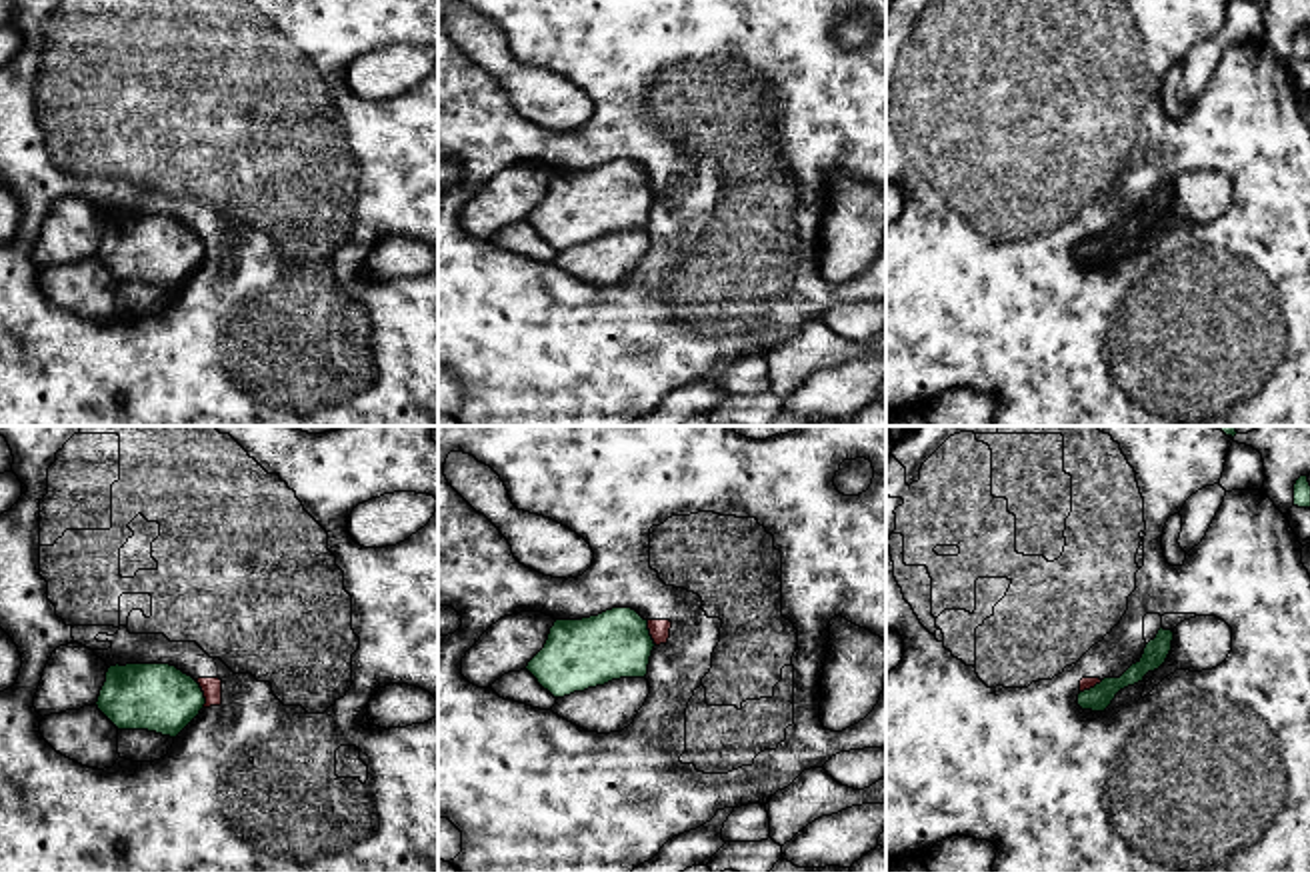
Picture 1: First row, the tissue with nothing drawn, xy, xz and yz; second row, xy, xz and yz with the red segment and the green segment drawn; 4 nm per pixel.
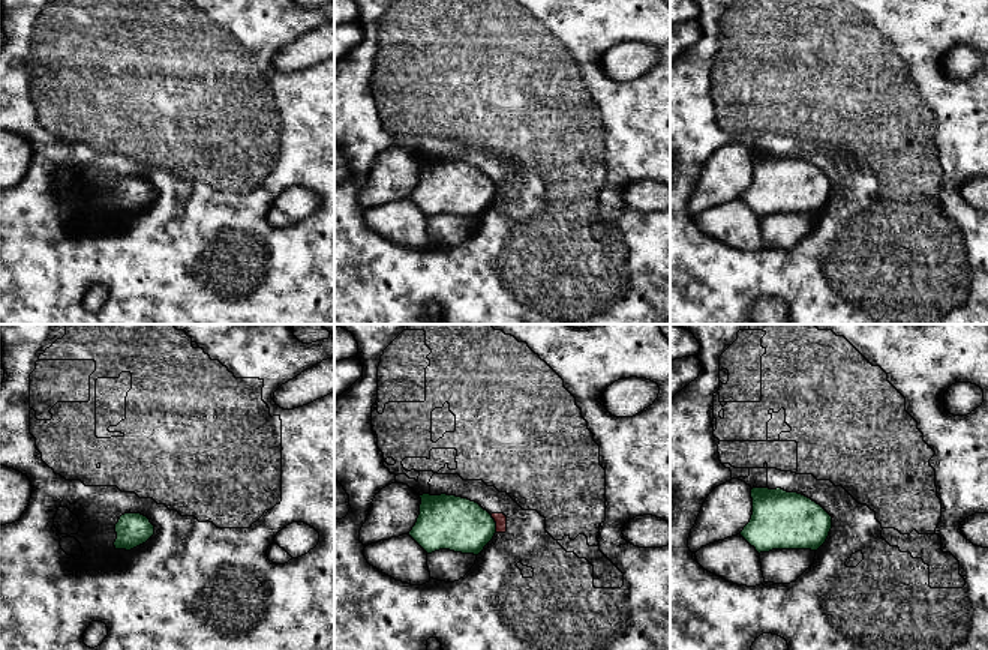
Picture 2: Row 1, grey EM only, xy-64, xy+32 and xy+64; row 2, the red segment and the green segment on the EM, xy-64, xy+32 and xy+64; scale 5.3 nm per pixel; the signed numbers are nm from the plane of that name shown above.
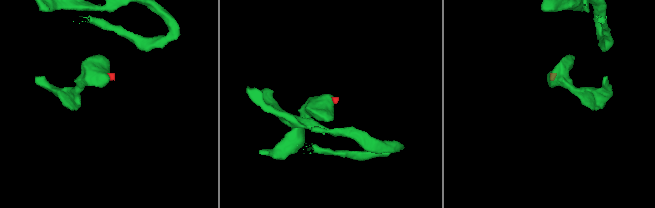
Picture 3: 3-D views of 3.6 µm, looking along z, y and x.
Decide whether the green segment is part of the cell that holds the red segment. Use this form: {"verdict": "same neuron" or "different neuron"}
{"verdict": "different neuron"}

